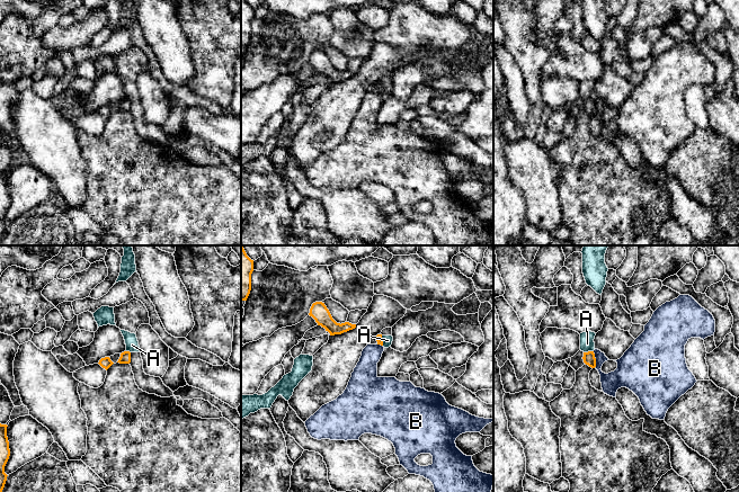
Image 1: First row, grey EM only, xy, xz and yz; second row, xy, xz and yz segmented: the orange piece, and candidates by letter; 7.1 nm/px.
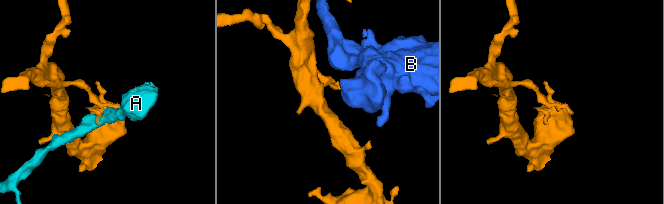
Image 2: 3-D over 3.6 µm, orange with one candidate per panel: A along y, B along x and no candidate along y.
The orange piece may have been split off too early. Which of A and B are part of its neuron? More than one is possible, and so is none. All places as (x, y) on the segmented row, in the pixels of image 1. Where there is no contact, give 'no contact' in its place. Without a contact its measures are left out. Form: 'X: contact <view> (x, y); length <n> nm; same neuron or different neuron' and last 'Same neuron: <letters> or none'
A: contact yz (588, 351); length 70 nm; different neuron
B: contact yz (595, 359); length 120 nm; different neuron
Same neuron: none

